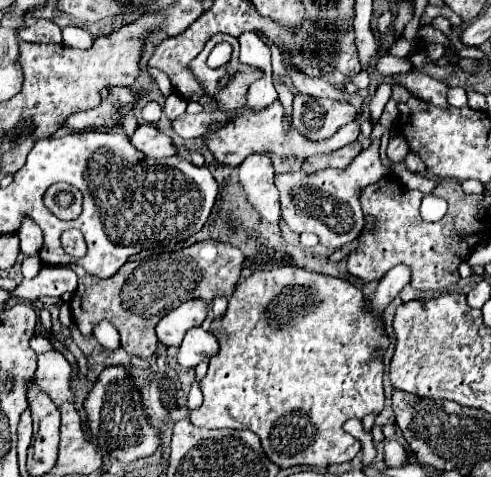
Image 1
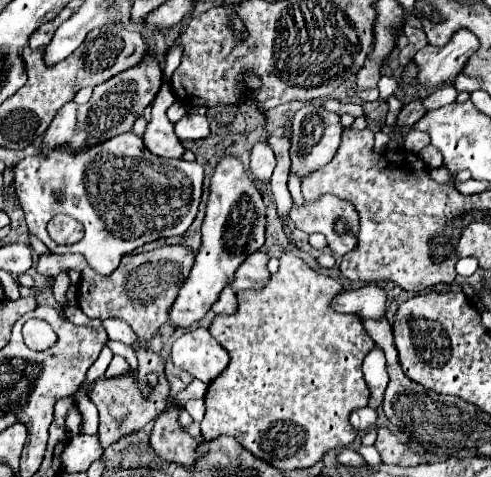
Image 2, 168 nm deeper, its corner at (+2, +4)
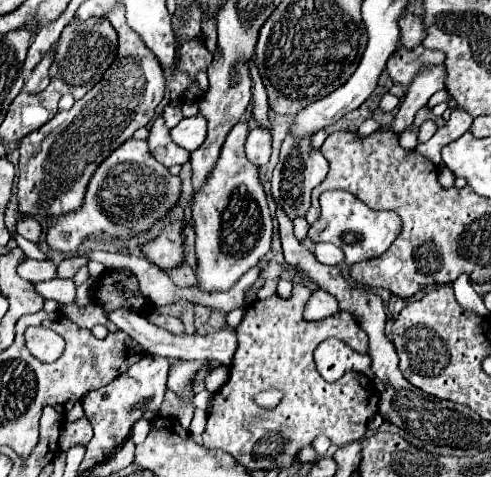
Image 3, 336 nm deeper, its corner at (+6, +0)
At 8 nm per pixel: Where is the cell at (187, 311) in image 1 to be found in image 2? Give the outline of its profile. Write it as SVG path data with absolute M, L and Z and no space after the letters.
M224 156L210 178L210 198L206 208L206 218L202 224L202 246L196 254L190 278L184 282L176 302L170 308L168 320L176 328L188 328L200 322L210 306L218 300L224 286L228 286L234 270L264 244L266 226L266 206L260 192L246 176L242 162Z

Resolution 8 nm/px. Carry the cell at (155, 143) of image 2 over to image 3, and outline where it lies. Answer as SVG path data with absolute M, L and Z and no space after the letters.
M162 118L154 120L154 124L152 124L152 128L150 128L148 146L150 146L152 156L154 156L158 162L162 162L164 166L174 166L174 164L184 166L184 164L190 160L190 152L172 142L170 130L166 128L166 124L164 124Z

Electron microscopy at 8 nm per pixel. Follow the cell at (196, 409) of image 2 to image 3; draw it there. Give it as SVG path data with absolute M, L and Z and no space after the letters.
M196 410L189 427L189 432L191 434L202 434L204 428L206 428L206 414L202 410Z

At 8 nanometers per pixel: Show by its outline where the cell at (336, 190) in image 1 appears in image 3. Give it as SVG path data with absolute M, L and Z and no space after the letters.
M326 190L320 196L320 210L322 210L320 220L310 226L310 240L330 242L342 248L346 254L348 266L382 256L402 230L402 222L398 214L388 212L388 210L386 212L372 210L364 202L360 202L354 194L344 192L344 190Z

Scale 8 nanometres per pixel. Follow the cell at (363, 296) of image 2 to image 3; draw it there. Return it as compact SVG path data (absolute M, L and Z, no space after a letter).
M318 288L310 294L306 308L304 308L304 320L320 320L326 316L332 316L338 312L338 302L332 294L328 294L326 290Z

